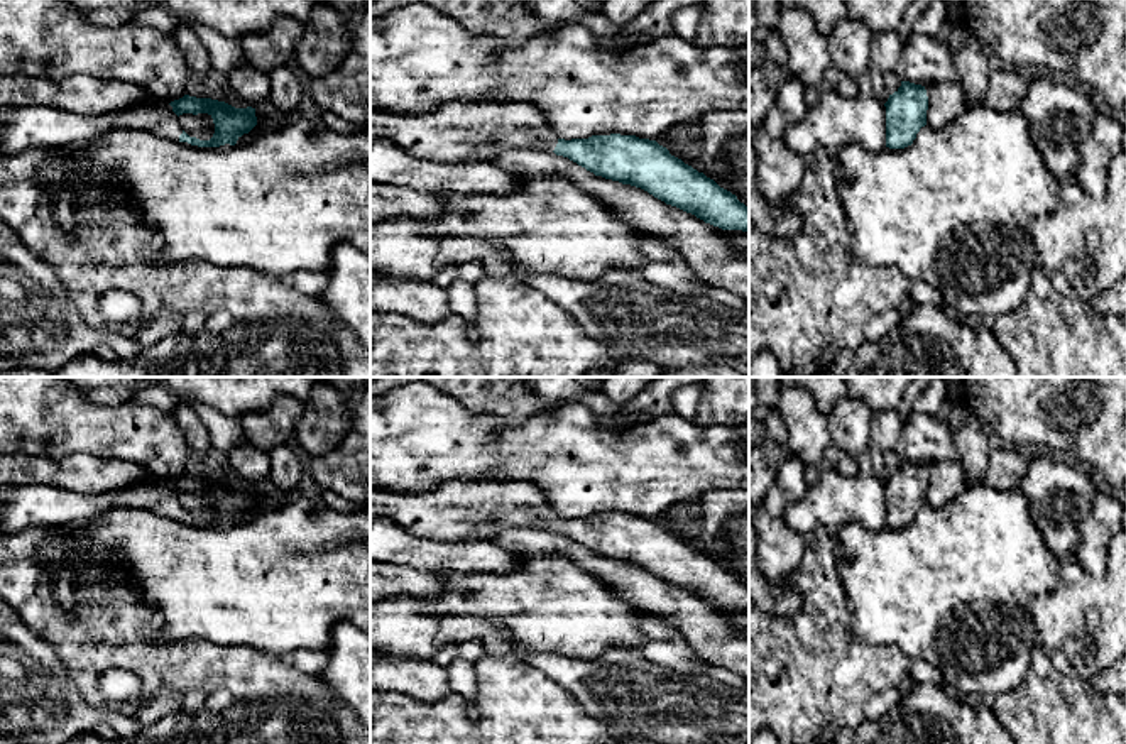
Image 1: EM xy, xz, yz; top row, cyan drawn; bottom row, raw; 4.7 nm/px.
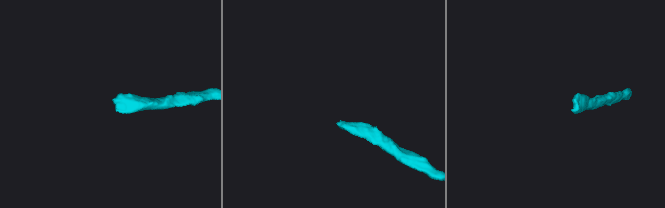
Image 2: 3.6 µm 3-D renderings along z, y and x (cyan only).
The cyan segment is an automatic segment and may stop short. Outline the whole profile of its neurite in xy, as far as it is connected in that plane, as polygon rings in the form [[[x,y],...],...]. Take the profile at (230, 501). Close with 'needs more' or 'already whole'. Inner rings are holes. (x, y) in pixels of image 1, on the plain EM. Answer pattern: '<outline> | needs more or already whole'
[[[184,473],[169,484],[178,495],[183,492],[208,492],[213,497],[215,512],[210,519],[189,516],[184,509],[179,514],[179,521],[188,521],[198,526],[235,524],[243,512],[249,512],[257,504],[255,487],[252,485],[235,487],[225,480],[189,473]]] | already whole

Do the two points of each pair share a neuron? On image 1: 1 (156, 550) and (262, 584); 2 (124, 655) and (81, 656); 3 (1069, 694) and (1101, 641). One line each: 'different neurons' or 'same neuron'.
1: same neuron
2: same neuron
3: different neurons

